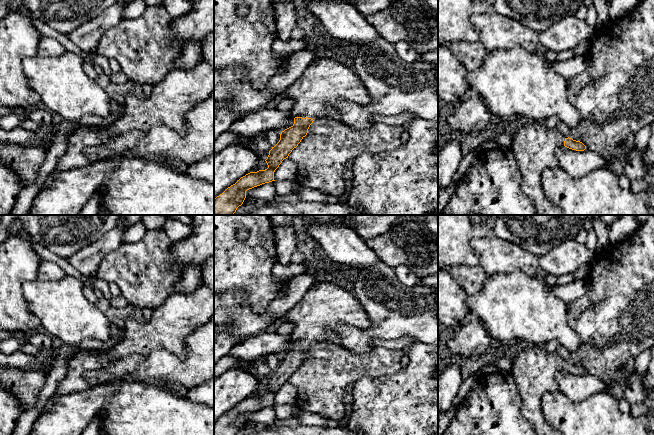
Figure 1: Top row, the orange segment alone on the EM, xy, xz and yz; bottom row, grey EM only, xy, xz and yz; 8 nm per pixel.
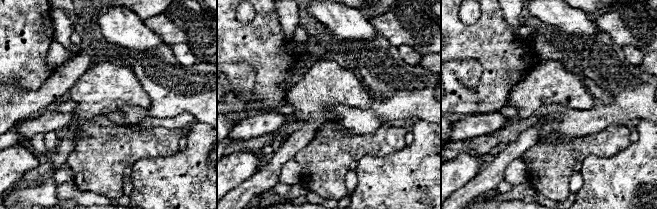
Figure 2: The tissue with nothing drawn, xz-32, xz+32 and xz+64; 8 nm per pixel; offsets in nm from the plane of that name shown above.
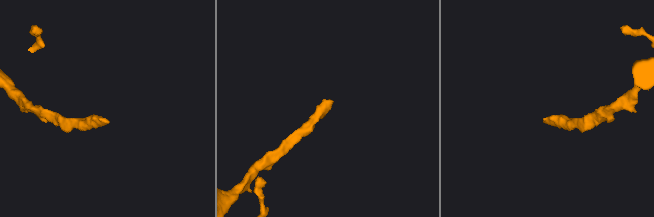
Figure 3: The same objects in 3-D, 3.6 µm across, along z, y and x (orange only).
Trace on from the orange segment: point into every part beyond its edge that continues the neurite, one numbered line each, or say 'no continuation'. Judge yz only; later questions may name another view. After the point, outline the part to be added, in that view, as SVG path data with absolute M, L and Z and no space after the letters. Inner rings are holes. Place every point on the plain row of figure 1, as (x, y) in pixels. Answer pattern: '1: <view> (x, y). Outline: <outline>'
1: yz (534, 369). Outline: M534 345L515 349L513 358L510 373L522 399L522 416L532 425L536 435L561 435L546 421L541 409L541 399L545 393L559 389L555 375L564 370L565 361L556 352L548 353L545 346Z

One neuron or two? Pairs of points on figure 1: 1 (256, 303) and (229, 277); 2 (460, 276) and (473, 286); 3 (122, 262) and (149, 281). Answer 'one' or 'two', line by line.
1: one
2: one
3: one

